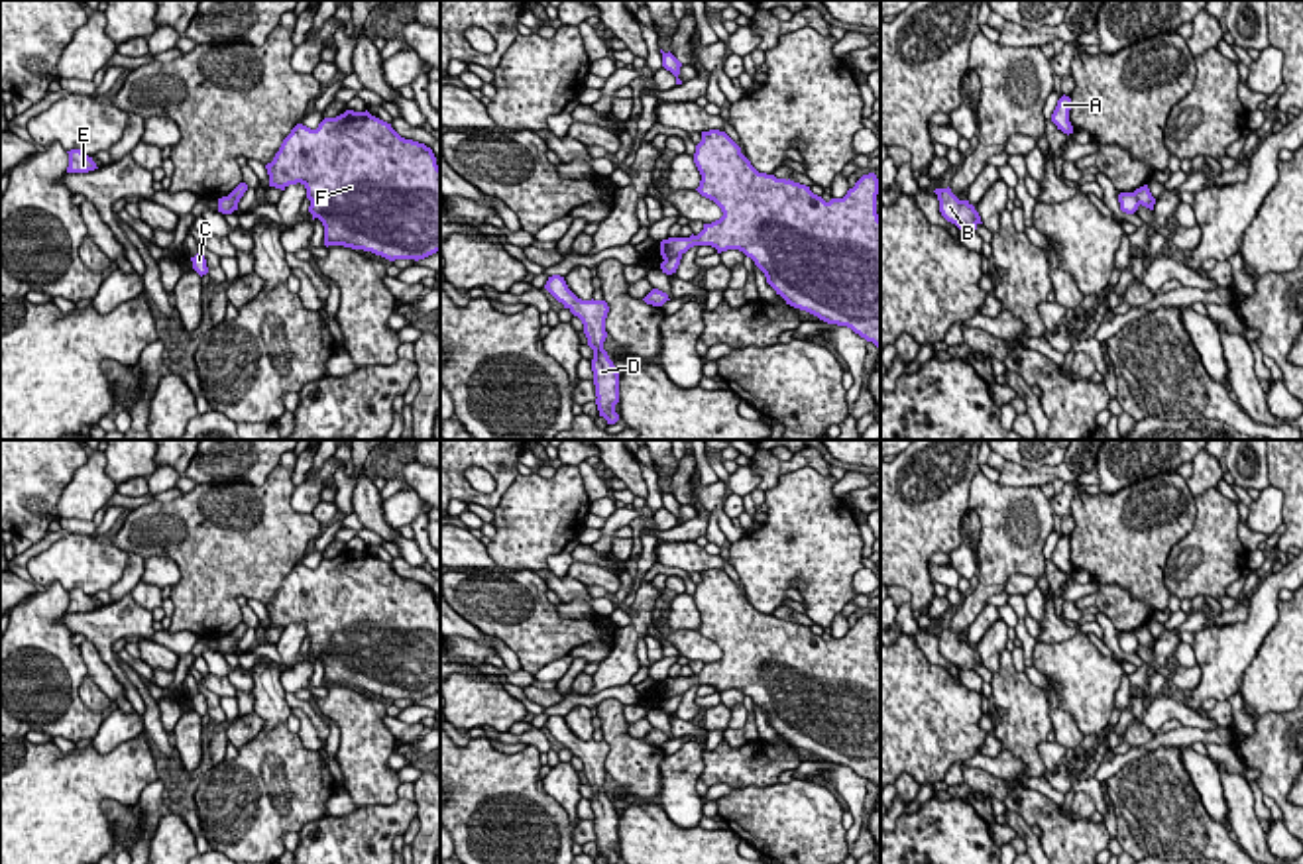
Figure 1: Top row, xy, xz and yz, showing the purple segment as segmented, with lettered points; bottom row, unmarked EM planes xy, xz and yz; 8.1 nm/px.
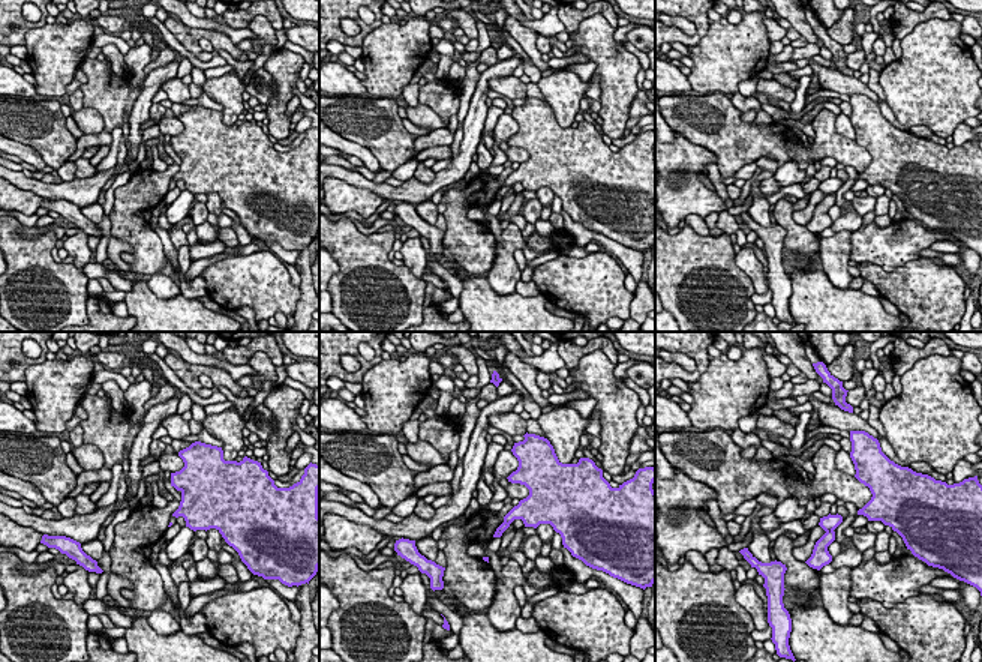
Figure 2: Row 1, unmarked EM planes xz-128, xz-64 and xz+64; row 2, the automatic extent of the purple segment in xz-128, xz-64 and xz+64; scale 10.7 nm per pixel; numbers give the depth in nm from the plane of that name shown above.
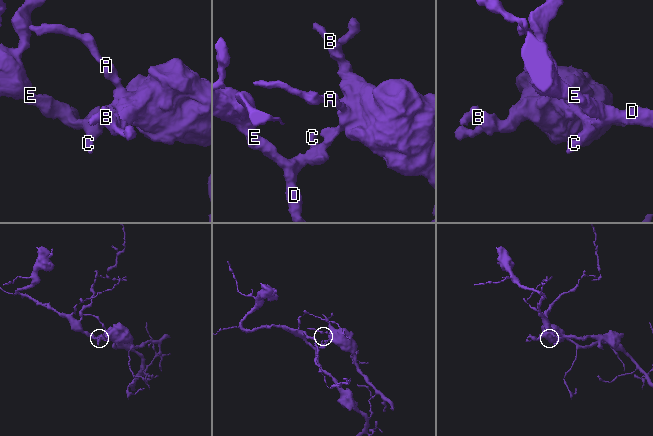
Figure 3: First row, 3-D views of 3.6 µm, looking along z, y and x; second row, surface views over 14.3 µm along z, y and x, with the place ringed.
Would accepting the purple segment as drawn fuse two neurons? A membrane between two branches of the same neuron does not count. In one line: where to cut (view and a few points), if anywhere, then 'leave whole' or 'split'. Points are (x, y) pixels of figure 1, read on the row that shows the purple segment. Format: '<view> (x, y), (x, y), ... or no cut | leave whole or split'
xz (680, 254), (665, 260) | split

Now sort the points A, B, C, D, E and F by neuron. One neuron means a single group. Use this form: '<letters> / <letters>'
A B F / C D E

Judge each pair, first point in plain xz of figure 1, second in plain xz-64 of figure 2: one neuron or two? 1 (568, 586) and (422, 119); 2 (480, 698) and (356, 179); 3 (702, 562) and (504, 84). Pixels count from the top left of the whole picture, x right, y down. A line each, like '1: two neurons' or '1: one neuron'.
1: one neuron
2: two neurons
3: one neuron

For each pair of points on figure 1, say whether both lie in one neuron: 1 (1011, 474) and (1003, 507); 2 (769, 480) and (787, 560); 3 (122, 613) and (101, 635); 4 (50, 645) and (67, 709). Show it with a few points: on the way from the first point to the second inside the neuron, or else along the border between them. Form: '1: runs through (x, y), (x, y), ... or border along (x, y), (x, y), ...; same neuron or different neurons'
1: border along (997, 484), (1040, 487); different neurons
2: border along (814, 470), (791, 470), (765, 493); different neurons
3: runs through (116, 619), (107, 629); same neuron
4: runs through (59, 660), (59, 694); same neuron

